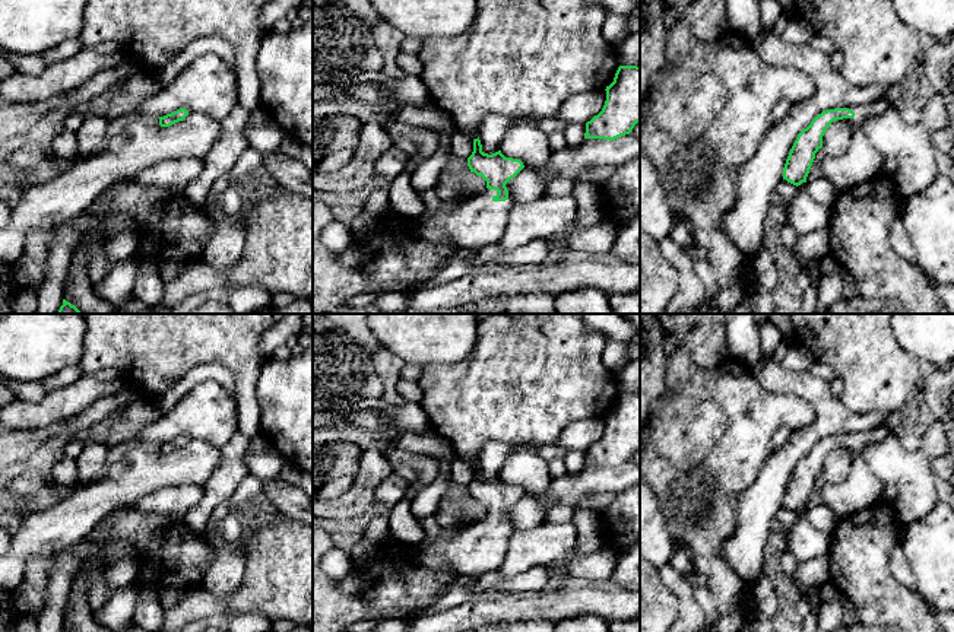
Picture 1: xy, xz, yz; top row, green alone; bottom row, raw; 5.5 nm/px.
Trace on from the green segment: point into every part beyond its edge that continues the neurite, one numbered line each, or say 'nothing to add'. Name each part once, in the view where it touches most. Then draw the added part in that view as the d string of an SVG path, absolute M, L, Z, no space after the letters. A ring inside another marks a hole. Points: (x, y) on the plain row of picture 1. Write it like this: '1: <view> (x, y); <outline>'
1: xz (478, 549); M486 515L482 521L462 528L453 537L425 537L416 544L415 556L427 568L451 569L456 578L497 572L514 533L514 525L510 521L505 528L494 528L492 524L497 521L497 517Z

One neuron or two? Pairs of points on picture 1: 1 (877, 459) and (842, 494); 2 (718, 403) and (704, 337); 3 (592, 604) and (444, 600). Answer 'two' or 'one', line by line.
1: two
2: two
3: two

